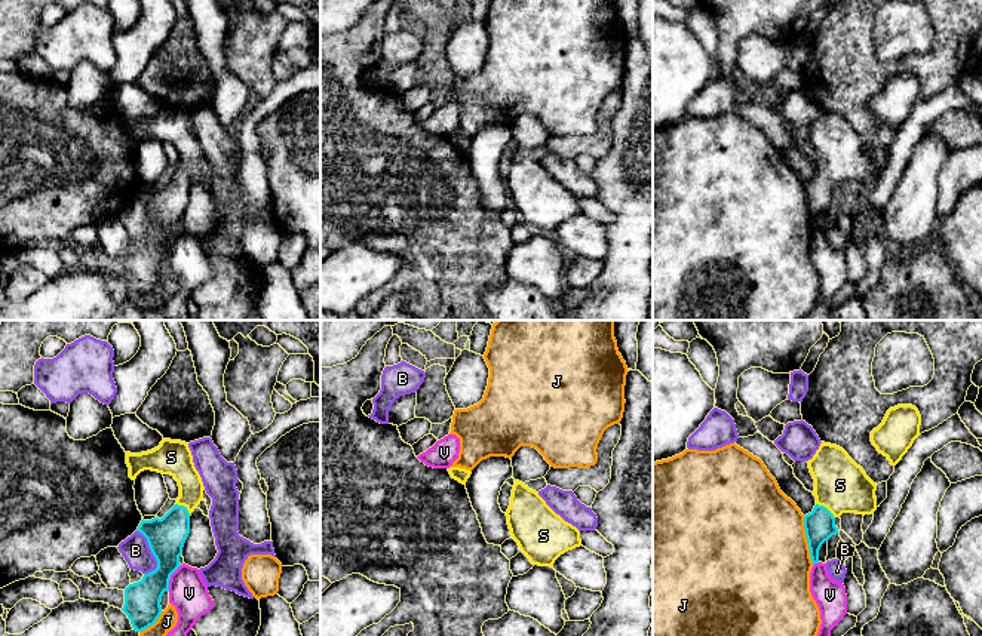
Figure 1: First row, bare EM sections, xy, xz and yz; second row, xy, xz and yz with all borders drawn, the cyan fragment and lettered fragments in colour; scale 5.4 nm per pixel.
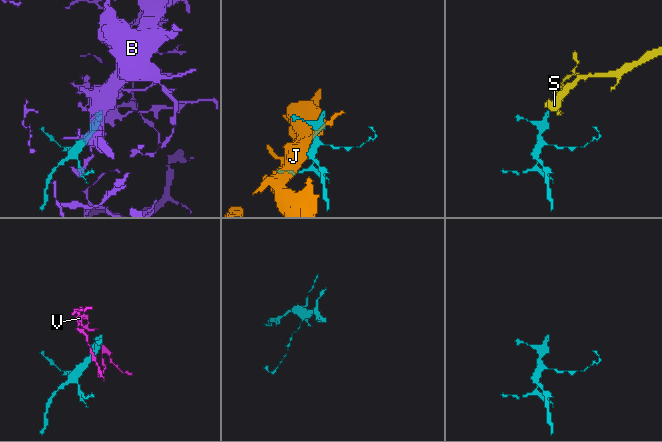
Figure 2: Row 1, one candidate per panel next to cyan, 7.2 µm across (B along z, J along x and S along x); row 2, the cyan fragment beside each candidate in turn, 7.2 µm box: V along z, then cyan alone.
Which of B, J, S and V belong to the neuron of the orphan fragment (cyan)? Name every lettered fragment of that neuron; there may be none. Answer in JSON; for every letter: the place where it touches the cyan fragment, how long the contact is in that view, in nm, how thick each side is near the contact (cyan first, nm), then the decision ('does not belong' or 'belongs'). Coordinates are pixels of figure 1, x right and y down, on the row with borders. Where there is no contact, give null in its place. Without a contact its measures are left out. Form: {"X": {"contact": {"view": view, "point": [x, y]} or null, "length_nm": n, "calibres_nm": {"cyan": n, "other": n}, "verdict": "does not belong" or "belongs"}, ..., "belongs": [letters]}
{"B": {"contact": {"view": "xy", "point": [152, 552]}, "length_nm": 260, "calibres_nm": {"cyan": 200, "other": 150}, "verdict": "does not belong"}, "J": {"contact": {"view": "yz", "point": [807, 540]}, "length_nm": 280, "calibres_nm": {"cyan": 170, "other": 500}, "verdict": "does not belong"}, "S": {"contact": {"view": "yz", "point": [826, 509]}, "length_nm": 130, "calibres_nm": {"cyan": 170, "other": 280}, "verdict": "belongs"}, "V": {"contact": {"view": "xy", "point": [169, 578]}, "length_nm": 160, "calibres_nm": {"cyan": 200, "other": 200}, "verdict": "does not belong"}, "belongs": ["S"]}

